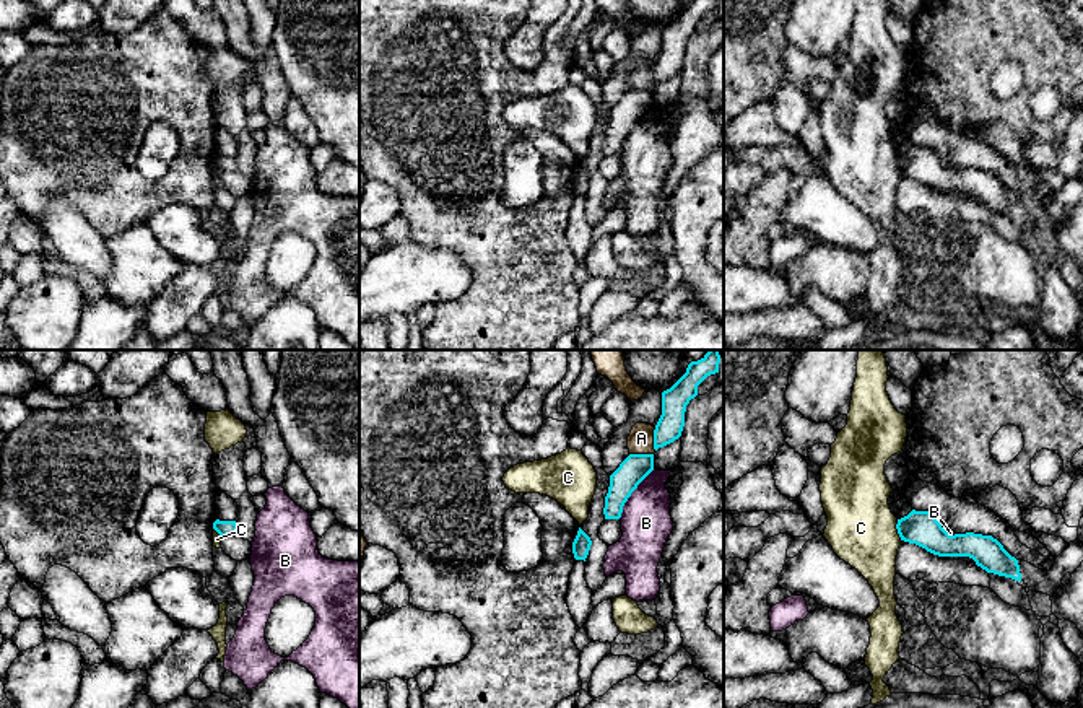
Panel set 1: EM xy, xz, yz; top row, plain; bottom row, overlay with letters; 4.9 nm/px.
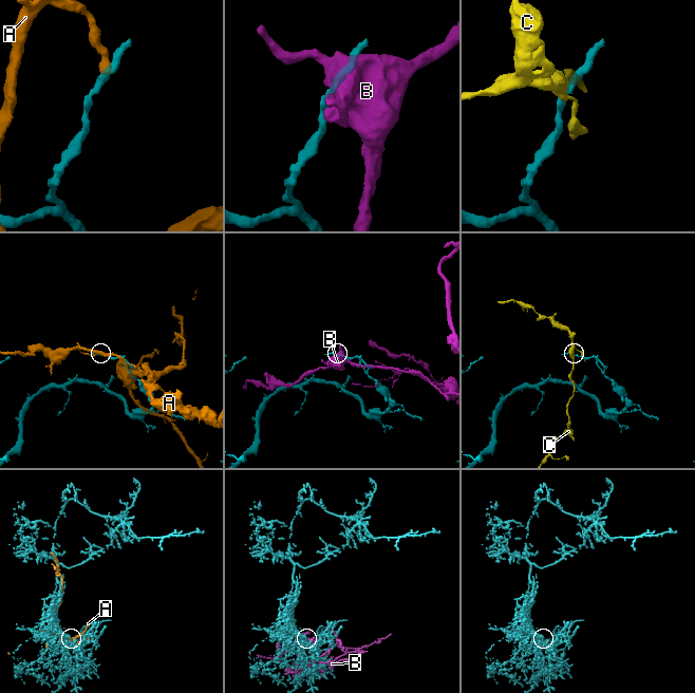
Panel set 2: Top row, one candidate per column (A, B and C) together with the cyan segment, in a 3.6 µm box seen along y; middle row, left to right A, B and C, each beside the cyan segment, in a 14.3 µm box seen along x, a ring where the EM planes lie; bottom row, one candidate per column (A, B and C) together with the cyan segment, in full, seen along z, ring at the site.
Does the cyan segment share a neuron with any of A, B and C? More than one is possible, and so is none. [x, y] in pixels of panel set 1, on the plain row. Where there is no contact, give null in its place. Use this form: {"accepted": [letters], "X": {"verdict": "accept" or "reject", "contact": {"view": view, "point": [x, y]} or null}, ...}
{"accepted": [], "A": {"verdict": "reject", "contact": {"view": "xz", "point": [654, 74]}}, "B": {"verdict": "reject", "contact": {"view": "xz", "point": [631, 127]}}, "C": {"verdict": "reject", "contact": {"view": "yz", "point": [896, 163]}}}

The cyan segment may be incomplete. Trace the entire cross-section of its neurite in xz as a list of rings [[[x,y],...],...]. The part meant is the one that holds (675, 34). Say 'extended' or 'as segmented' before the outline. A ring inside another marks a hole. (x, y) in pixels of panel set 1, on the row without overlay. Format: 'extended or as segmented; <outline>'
as segmented; [[[688,0],[686,8],[662,28],[662,50],[654,65],[655,86],[681,72],[686,41],[698,31],[698,21],[715,8],[719,0]]]

